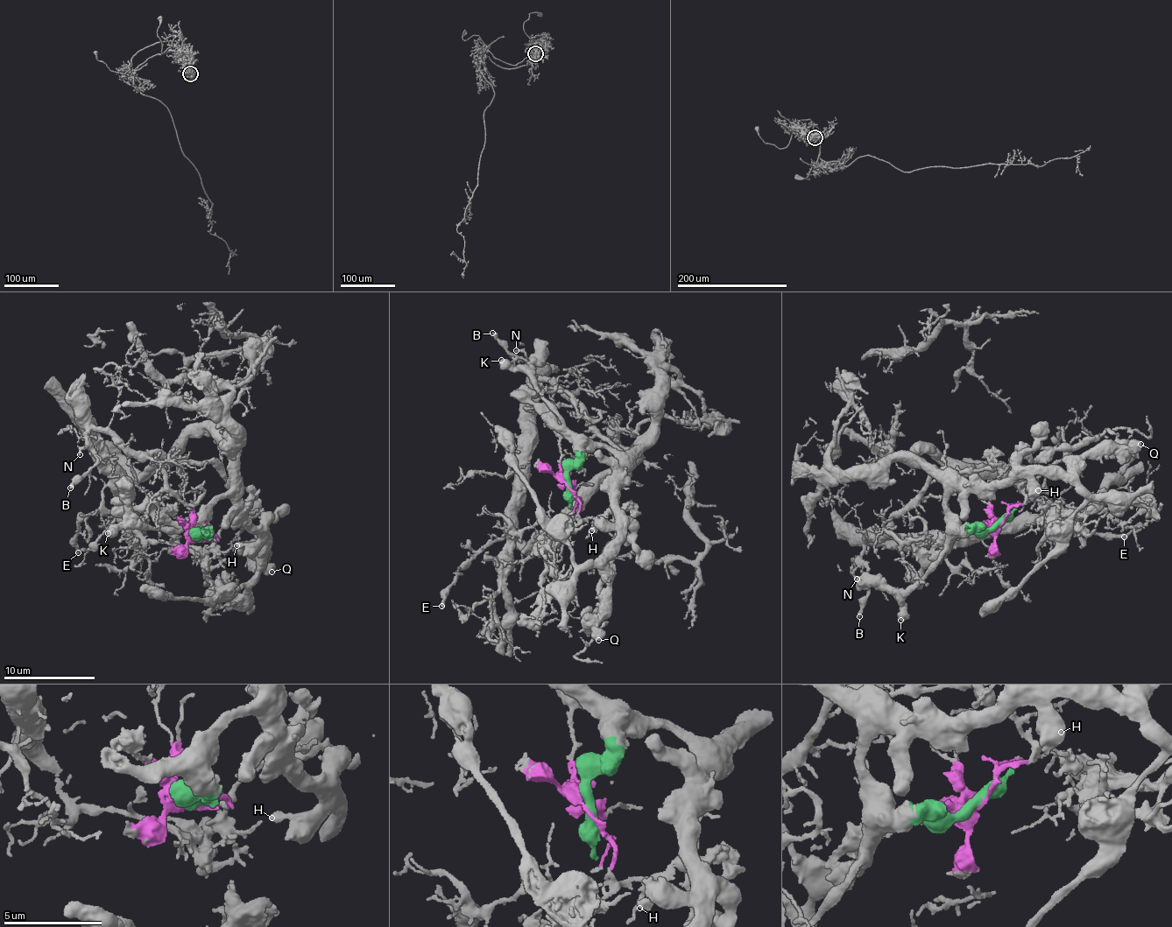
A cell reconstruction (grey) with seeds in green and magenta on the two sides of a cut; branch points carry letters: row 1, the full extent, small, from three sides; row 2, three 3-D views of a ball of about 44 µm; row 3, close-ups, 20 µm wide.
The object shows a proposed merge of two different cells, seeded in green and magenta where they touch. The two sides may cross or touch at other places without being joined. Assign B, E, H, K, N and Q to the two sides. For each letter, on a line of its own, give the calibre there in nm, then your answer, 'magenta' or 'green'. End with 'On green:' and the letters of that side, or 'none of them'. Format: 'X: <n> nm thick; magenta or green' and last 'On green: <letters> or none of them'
B: 260 nm thick; magenta
E: 280 nm thick; magenta
H: 380 nm thick; green
K: 650 nm thick; green
N: 220 nm thick; magenta
Q: 650 nm thick; green
On green: H, K, Q

